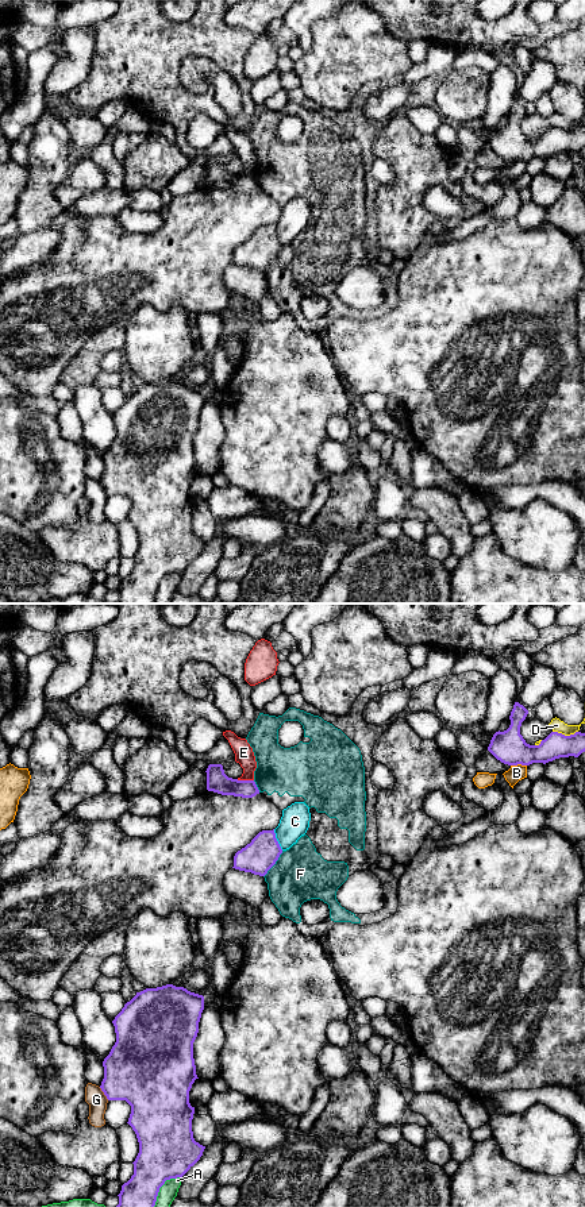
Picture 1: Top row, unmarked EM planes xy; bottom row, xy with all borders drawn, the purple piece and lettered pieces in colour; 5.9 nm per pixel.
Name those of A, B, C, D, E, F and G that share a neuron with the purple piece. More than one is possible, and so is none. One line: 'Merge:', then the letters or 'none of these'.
Merge: none of these

